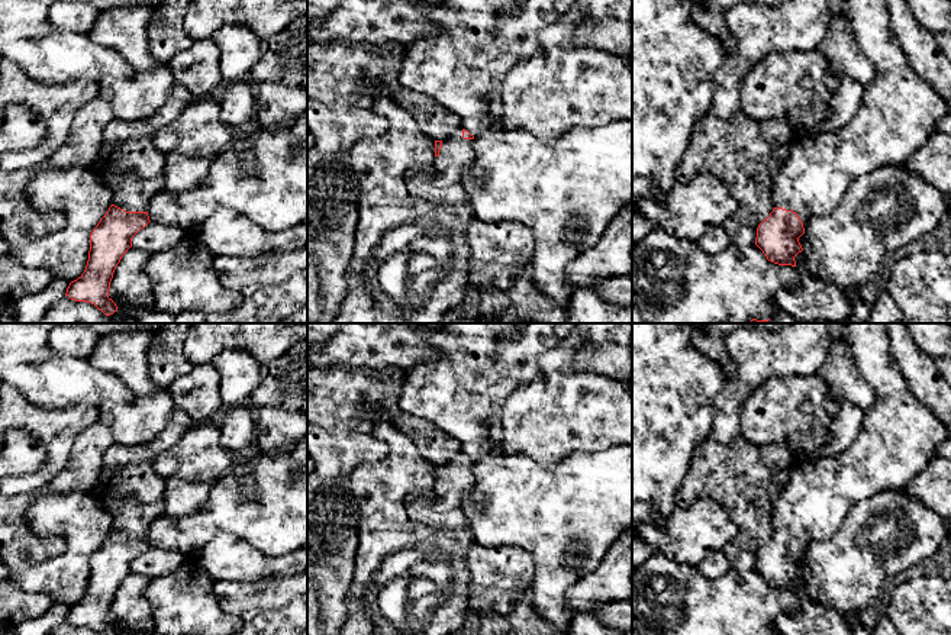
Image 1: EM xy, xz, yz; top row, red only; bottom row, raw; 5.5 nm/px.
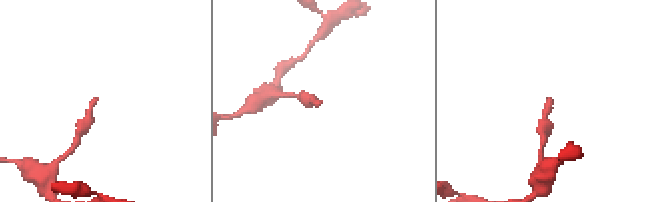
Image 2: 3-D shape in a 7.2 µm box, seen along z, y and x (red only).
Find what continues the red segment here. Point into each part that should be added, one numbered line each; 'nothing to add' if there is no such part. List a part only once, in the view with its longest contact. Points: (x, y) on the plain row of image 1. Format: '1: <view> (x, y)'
1: yz (896, 444)

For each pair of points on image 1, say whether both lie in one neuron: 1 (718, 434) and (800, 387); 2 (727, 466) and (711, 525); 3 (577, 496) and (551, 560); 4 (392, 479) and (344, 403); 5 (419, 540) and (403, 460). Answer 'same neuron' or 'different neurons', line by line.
1: different neurons
2: different neurons
3: same neuron
4: different neurons
5: same neuron

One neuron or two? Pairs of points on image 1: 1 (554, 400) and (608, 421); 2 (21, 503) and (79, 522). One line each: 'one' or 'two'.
1: one
2: two

